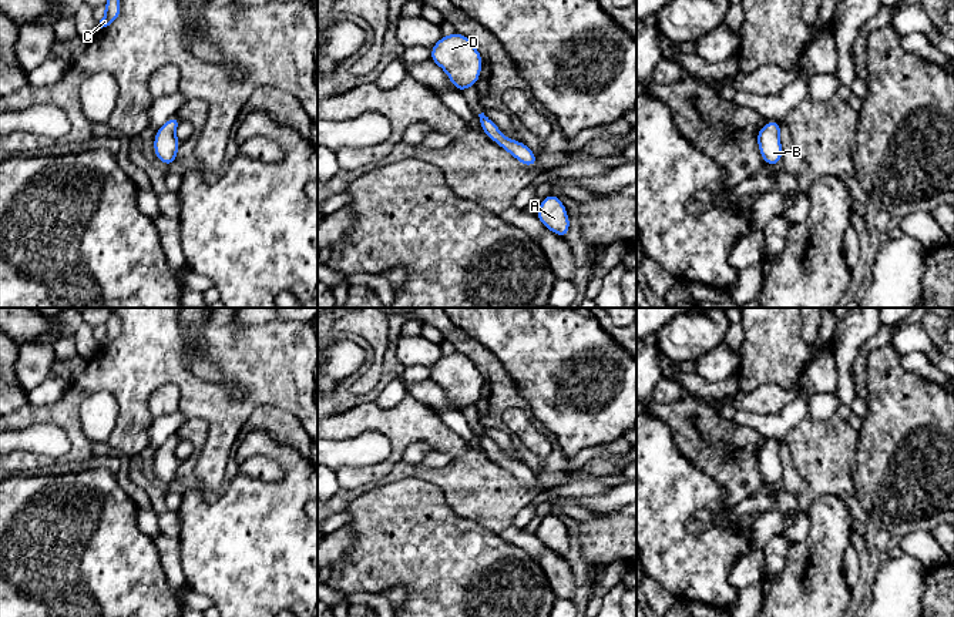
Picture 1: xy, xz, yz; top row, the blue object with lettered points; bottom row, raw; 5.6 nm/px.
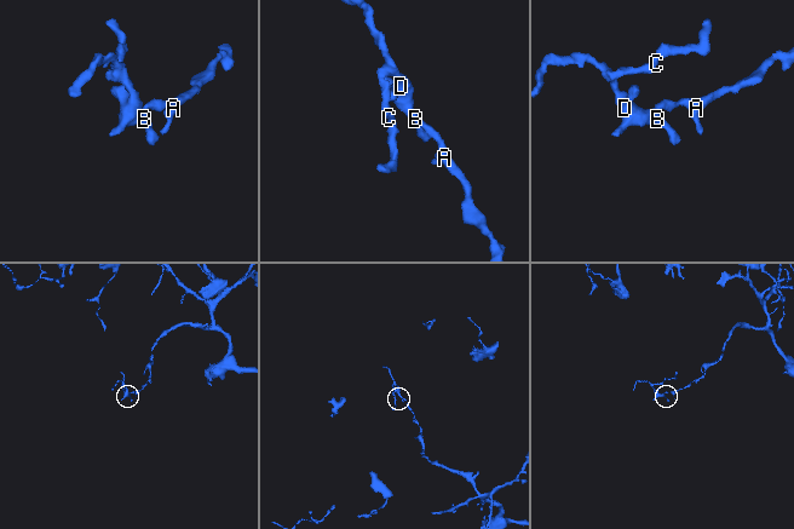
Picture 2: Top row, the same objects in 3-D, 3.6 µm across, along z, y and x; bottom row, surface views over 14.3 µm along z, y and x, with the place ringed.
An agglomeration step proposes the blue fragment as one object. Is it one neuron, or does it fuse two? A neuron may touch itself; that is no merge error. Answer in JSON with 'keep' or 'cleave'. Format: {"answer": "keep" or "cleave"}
{"answer": "keep"}

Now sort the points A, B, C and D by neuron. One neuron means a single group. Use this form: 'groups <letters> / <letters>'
groups A B C D

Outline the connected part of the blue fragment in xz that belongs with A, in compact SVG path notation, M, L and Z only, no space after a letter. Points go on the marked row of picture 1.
M552 192L541 201L541 205L535 211L535 217L545 225L548 231L555 232L564 239L568 235L570 219L567 208Z

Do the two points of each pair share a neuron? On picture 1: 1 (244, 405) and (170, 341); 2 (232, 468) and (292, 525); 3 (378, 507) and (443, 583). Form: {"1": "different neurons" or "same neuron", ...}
{"1": "same neuron", "2": "different neurons", "3": "same neuron"}

